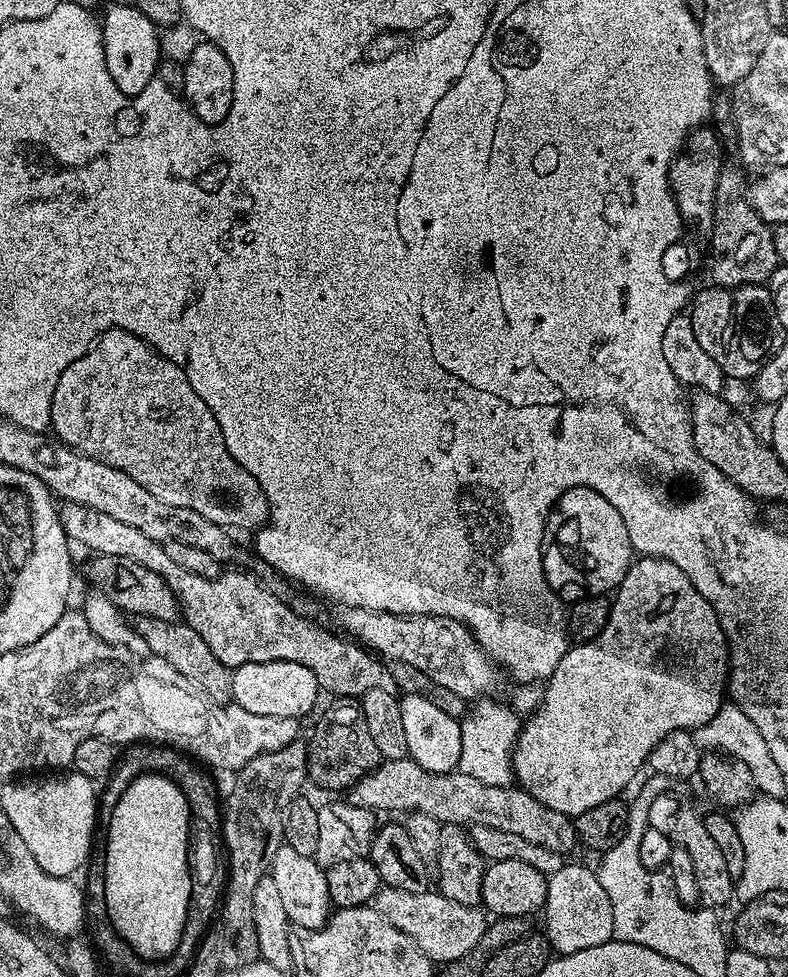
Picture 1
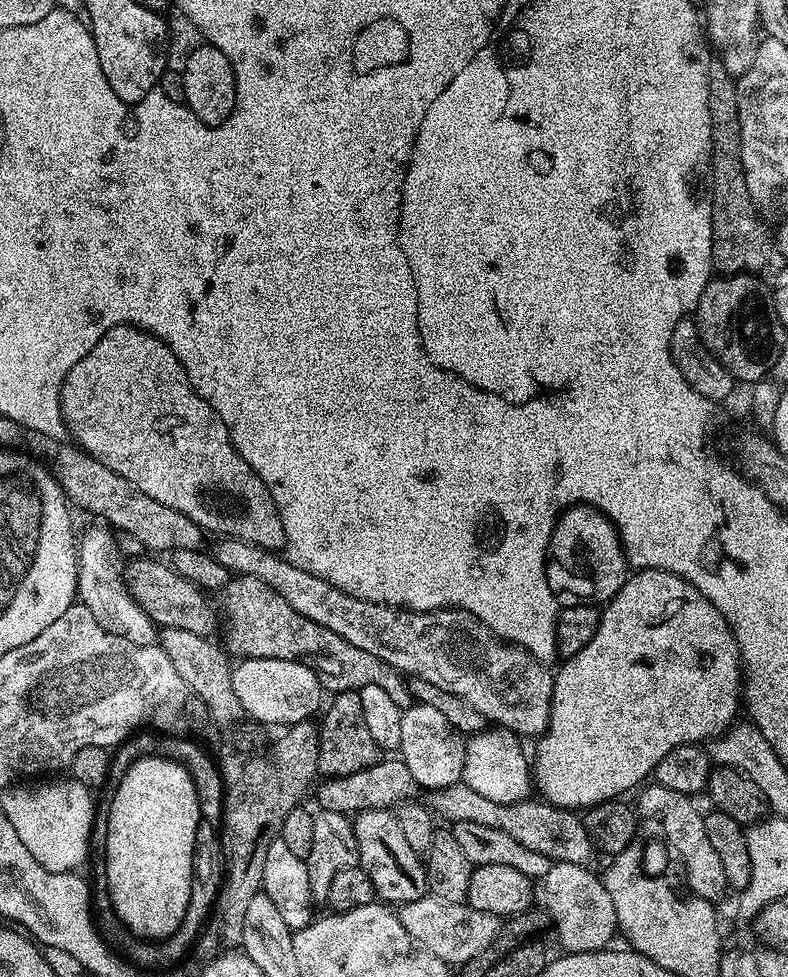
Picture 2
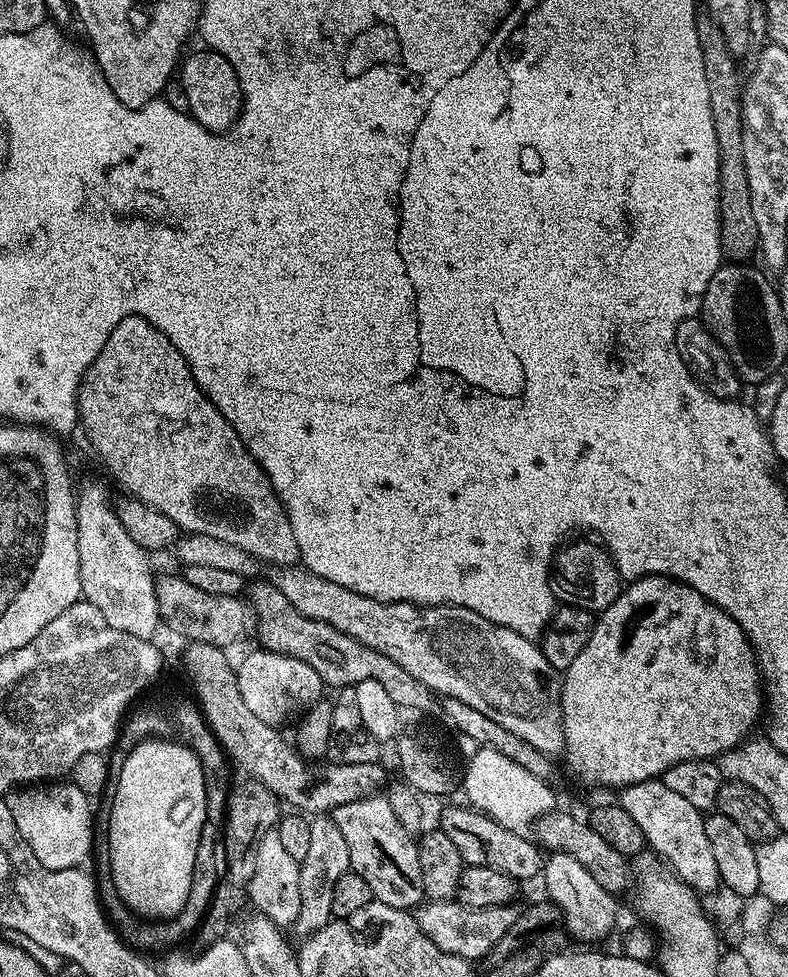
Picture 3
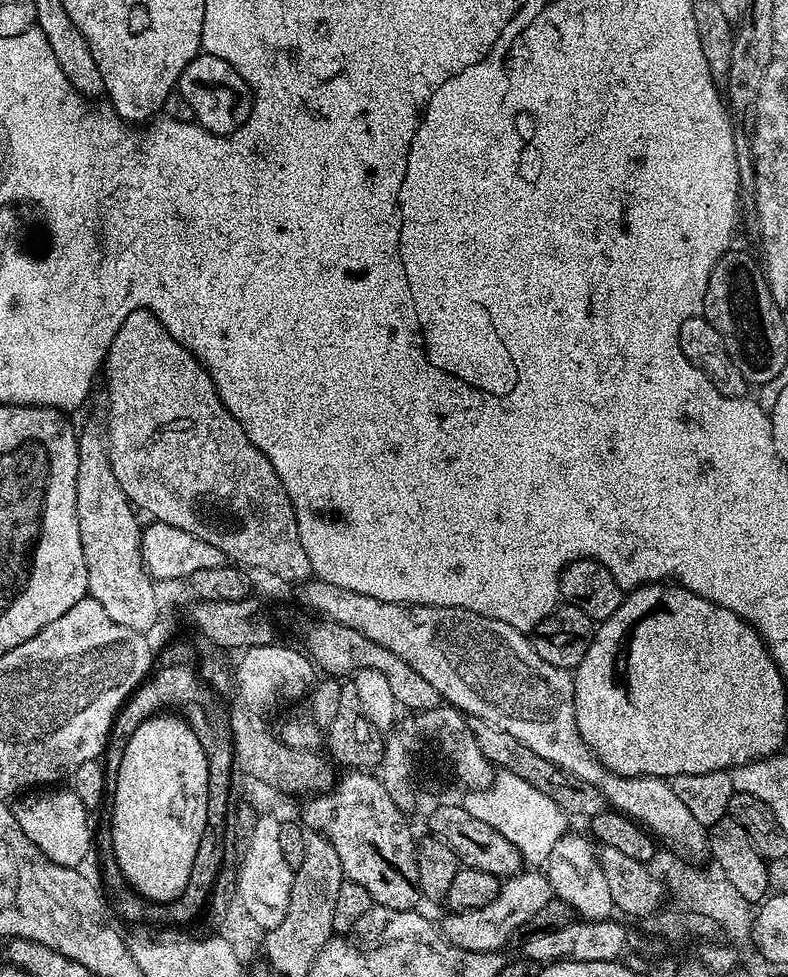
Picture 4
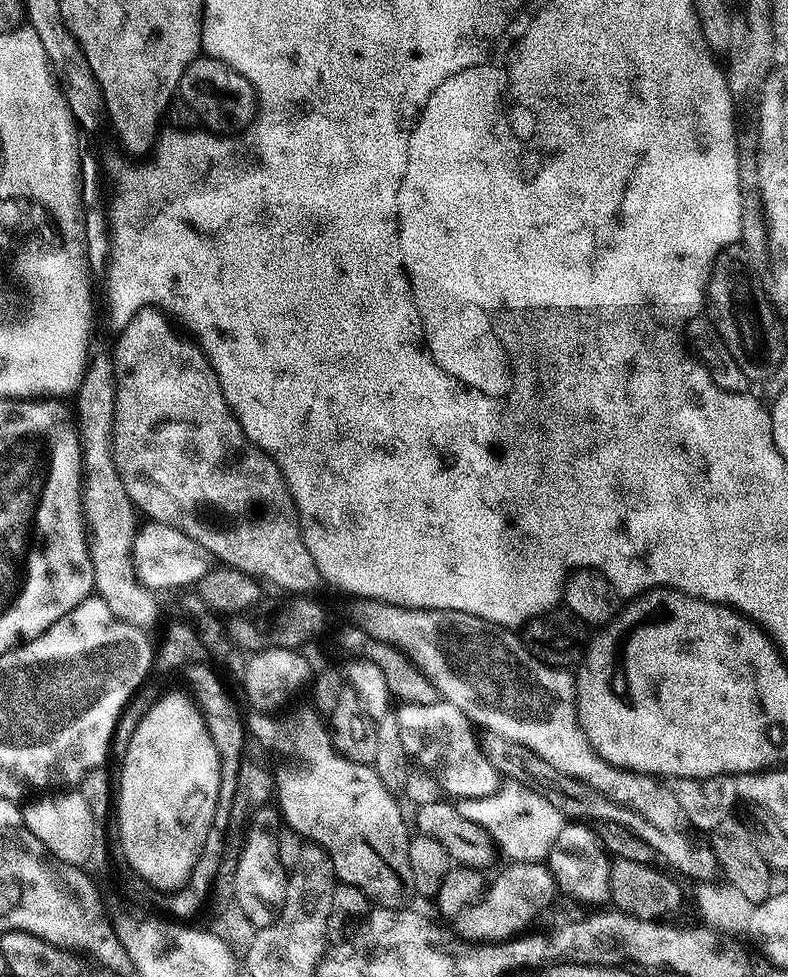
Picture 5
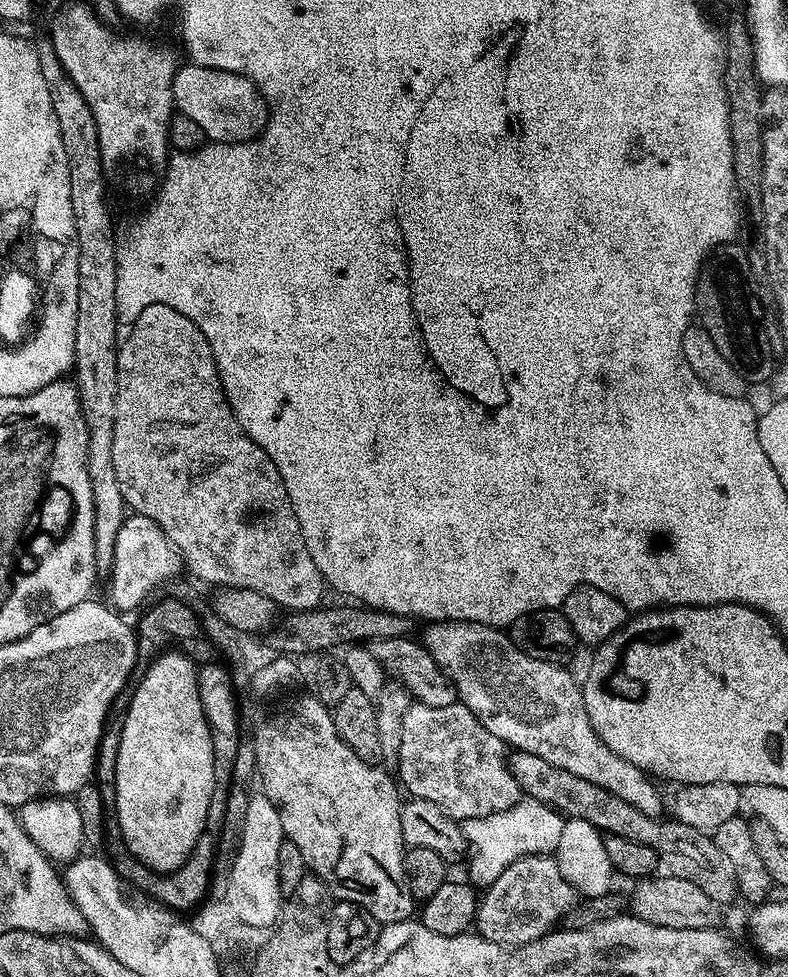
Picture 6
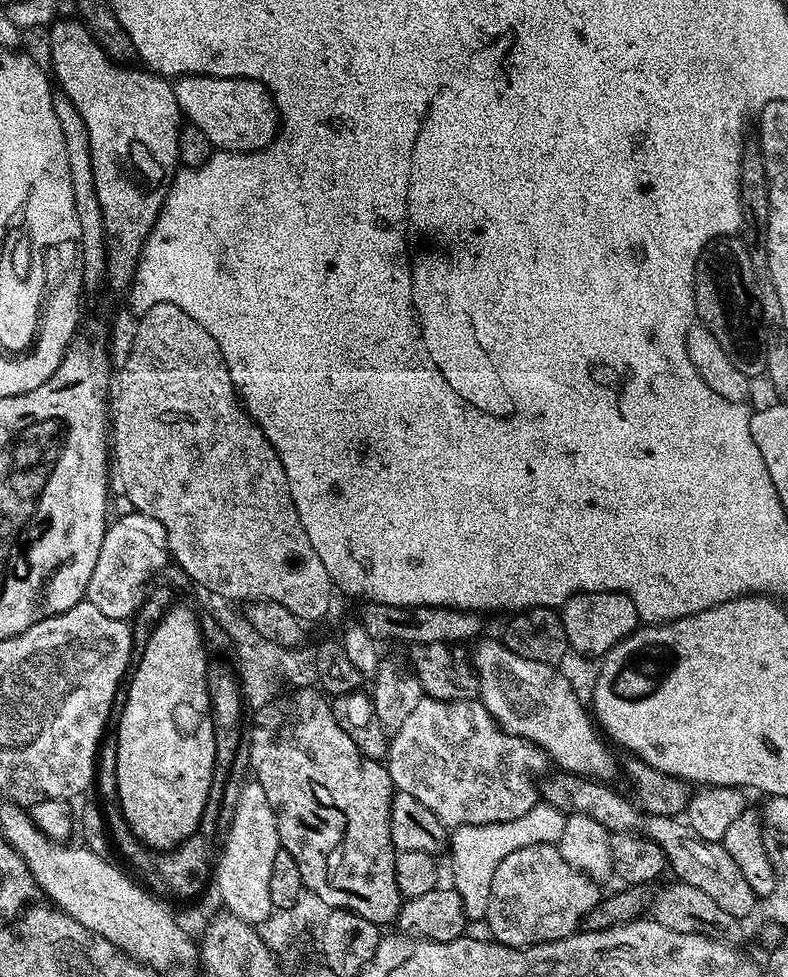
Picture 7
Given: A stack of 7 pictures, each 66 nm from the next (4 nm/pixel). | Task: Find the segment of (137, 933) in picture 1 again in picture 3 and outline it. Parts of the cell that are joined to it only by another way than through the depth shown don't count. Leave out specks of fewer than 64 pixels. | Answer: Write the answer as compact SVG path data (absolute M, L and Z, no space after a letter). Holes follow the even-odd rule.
M151 738L142 741L135 746L122 765L122 774L117 778L117 786L113 792L112 805L110 810L110 828L109 828L109 848L110 854L106 858L106 864L112 871L112 884L116 887L116 892L120 895L120 900L132 912L137 912L140 918L148 922L168 922L175 918L179 912L186 906L187 895L190 893L192 876L198 872L197 849L199 838L209 823L208 811L210 805L207 802L206 784L203 782L202 766L195 756L194 750L181 743L176 738Z

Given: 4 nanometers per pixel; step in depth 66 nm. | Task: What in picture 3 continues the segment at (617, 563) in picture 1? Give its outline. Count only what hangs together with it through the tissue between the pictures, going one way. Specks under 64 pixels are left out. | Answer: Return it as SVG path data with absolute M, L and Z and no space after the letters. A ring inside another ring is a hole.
M592 538L565 543L554 557L554 591L561 605L581 608L593 614L606 611L622 591L622 577L612 555Z

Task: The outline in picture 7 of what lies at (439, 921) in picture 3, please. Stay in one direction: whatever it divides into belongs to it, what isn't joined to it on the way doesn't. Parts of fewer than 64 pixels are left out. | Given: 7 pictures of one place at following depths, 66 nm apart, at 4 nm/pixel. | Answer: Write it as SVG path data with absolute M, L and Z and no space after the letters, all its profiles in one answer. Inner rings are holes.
M535 844L522 850L514 850L514 854L506 854L494 870L494 882L490 886L490 906L486 917L486 925L492 933L491 939L508 948L528 948L531 944L545 944L572 936L583 925L584 919L602 899L601 885L582 874L570 864L560 853L555 844Z

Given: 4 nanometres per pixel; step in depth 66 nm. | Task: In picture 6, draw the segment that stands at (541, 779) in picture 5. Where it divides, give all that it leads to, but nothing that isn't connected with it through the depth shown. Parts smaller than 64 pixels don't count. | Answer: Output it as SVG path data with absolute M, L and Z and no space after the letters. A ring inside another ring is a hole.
M513 751L510 767L525 797L550 806L565 818L582 818L609 836L630 838L630 842L650 846L657 861L668 867L665 868L667 875L694 882L698 890L704 891L718 905L727 906L732 899L737 899L734 866L727 860L726 854L718 850L715 839L709 833L692 829L675 818L664 820L660 816L642 814L638 806L622 802L618 794L610 794L610 790L602 790L602 786L594 786L594 782L586 782L586 778L578 778L578 774L570 774L570 770L550 766L550 762L546 762L546 758L538 758L538 754Z

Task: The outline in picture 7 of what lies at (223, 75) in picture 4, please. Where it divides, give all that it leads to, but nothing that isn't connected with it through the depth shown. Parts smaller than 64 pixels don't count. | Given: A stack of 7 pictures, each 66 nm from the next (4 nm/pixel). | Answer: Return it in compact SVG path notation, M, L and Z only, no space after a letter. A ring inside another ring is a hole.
M182 76L172 84L172 93L180 107L183 119L198 126L206 138L210 138L213 149L221 152L257 152L267 148L280 130L280 113L268 92L268 87L260 81L242 77Z

